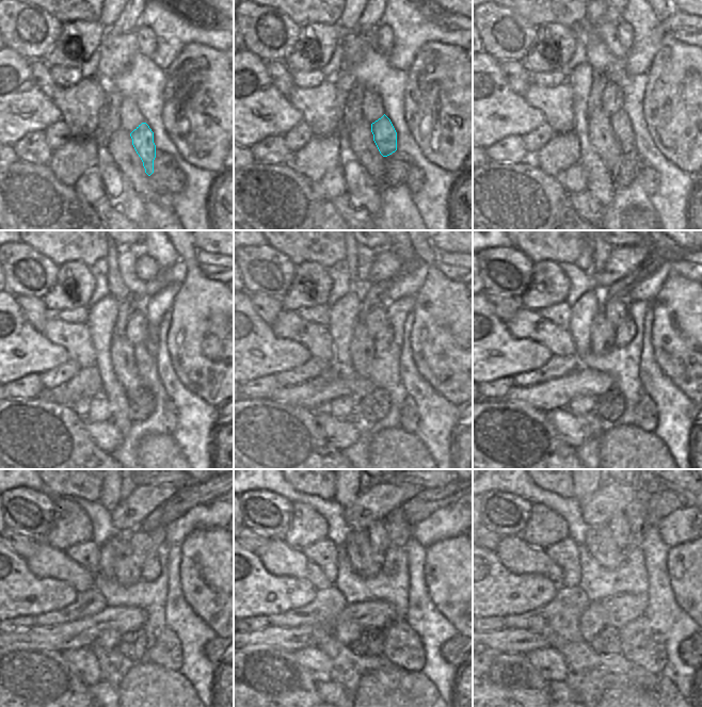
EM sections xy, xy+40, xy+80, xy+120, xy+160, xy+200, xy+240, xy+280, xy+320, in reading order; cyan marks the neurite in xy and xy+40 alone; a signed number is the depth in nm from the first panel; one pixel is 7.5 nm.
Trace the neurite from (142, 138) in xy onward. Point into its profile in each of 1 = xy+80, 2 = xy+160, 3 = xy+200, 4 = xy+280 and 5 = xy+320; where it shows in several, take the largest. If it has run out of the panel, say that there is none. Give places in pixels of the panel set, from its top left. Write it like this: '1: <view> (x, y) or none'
1: xy+80 (621, 124)
2: xy+160 (382, 341)
3: xy+200 (625, 333)
4: xy+280 (399, 531)
5: xy+320 (638, 512)

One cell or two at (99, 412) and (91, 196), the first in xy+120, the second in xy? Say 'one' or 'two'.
one

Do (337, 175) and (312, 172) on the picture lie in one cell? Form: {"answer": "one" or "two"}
{"answer": "two"}

